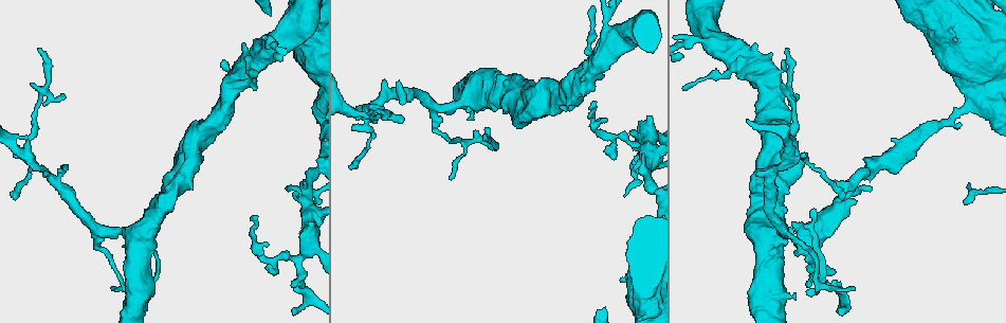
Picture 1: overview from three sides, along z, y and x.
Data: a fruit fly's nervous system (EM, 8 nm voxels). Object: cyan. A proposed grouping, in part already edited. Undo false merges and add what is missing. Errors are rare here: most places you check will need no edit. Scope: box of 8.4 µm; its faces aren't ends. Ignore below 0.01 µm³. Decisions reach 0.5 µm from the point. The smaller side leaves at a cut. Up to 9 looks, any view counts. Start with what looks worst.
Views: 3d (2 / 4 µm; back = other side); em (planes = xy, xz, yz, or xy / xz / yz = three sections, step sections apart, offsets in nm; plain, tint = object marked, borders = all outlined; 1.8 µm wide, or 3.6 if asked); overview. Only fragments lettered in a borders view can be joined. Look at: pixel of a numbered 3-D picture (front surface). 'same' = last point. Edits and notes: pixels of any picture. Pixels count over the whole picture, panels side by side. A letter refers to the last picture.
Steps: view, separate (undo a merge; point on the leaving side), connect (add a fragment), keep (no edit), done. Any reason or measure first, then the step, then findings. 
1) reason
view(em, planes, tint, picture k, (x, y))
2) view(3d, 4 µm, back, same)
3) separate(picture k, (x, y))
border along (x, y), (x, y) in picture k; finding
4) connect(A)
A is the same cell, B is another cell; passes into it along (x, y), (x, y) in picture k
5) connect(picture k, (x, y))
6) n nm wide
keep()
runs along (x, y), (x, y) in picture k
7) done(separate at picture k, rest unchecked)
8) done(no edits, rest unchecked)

view(3d, 2 µm, picture 1, (307, 185))

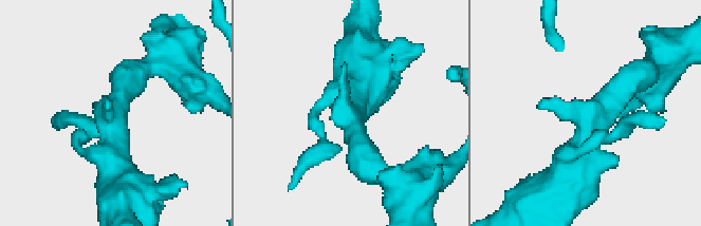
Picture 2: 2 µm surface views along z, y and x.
need the tissue
view(em, planes, tint, picture 2, (610, 104))

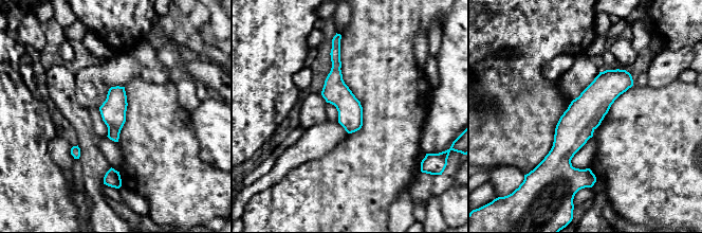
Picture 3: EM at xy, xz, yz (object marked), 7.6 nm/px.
view(em, planes, borders, same)

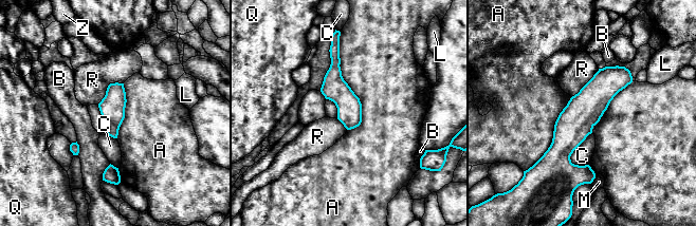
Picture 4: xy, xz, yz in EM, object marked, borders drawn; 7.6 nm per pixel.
190 nm wide
keep()
A, B, C, L, M, Q, R and Z are other cells; border along (339, 38), (361, 104), (350, 130) in picture 4; continuous, no second neuron

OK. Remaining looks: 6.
free end
view(3d, 2 µm, picture 1, (468, 119))

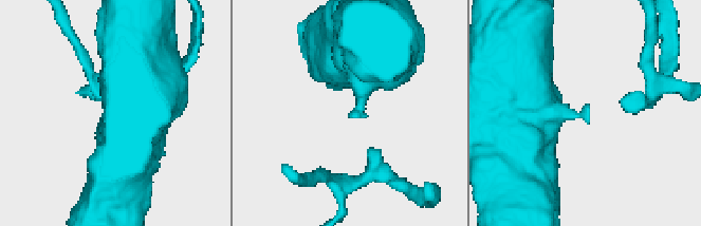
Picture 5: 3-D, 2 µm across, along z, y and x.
view(em, xz, step 16, borders, picture 5, (349, 115))

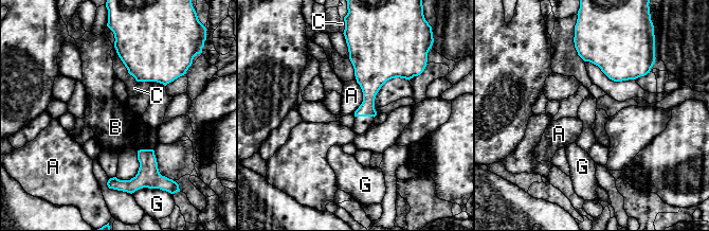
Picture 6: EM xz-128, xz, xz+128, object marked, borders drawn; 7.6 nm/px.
C touches over 380 nm
keep()
A, B, C and G are other cells; border along (357, 81), (362, 103), (353, 111) in picture 6; no lettered fragment goes on from it

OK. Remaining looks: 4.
sharp bend
view(em, xy, step 8, plain, picture 1, (262, 258))

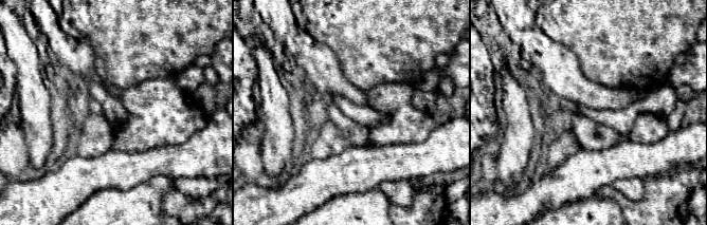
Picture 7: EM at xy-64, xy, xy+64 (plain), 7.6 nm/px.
see the neighbours
view(em, xy, step 8, borders, same)

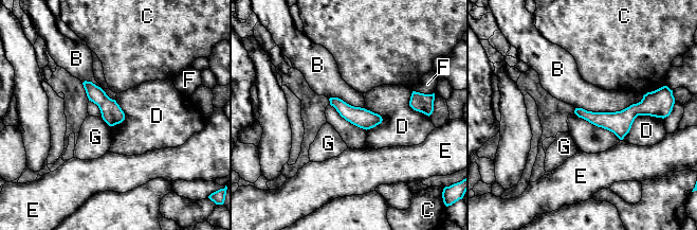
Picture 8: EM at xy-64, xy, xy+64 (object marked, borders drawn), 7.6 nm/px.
keep()
B, C, D, E, F and G are other cells; continuous, no second neuron

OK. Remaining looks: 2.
narrows sharply
view(em, planes, tint, picture 1, (795, 115))

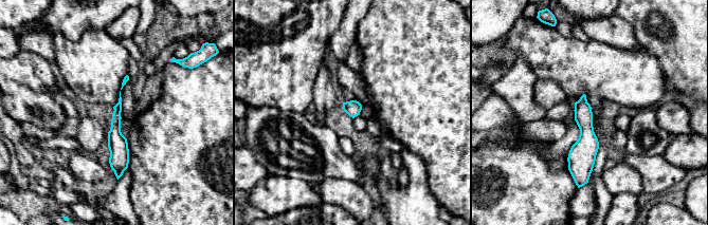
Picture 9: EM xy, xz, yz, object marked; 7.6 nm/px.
view(em, planes, borders, same)

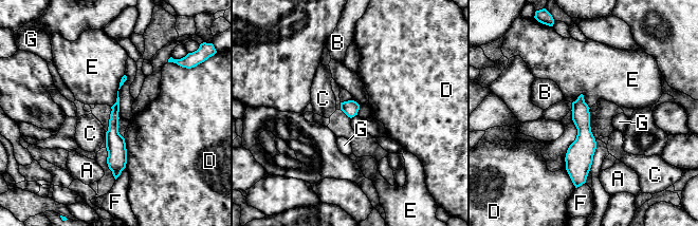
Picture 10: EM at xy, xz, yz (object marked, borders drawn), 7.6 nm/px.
keep()
A, B, C, D, E, F and G are other cells; border along (124, 74), (116, 101), (111, 107) in picture 10; all the same neuron

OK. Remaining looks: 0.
done(no edits, rest unchecked)

